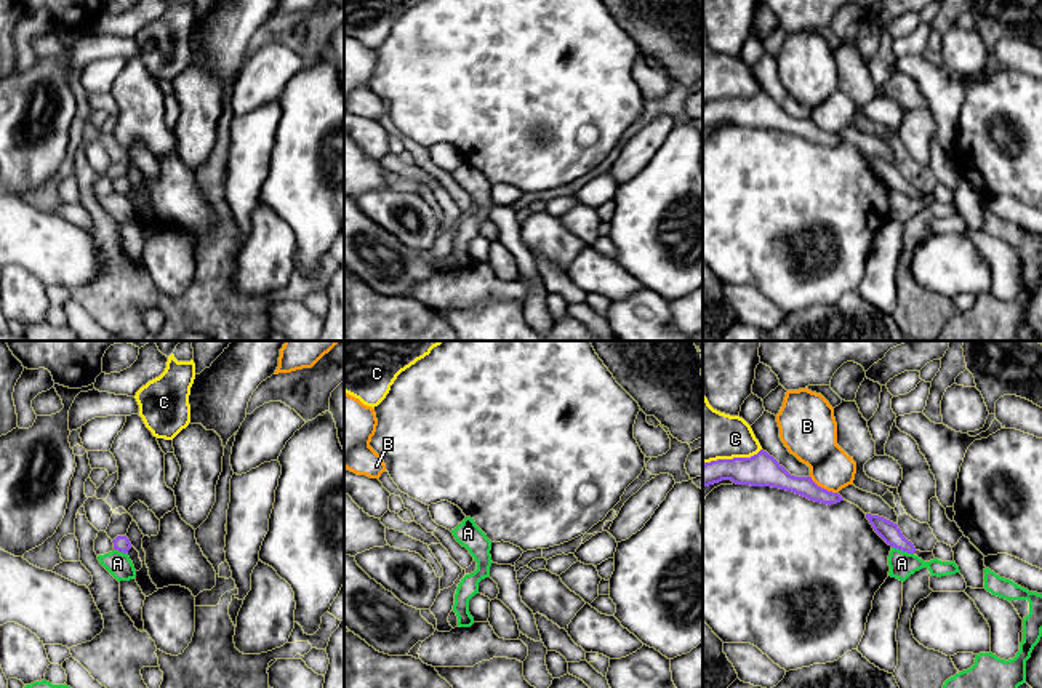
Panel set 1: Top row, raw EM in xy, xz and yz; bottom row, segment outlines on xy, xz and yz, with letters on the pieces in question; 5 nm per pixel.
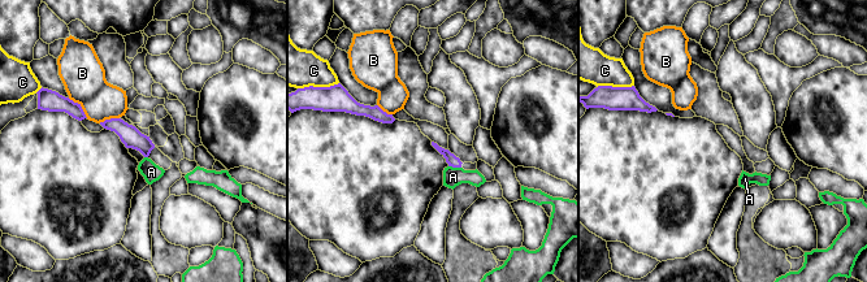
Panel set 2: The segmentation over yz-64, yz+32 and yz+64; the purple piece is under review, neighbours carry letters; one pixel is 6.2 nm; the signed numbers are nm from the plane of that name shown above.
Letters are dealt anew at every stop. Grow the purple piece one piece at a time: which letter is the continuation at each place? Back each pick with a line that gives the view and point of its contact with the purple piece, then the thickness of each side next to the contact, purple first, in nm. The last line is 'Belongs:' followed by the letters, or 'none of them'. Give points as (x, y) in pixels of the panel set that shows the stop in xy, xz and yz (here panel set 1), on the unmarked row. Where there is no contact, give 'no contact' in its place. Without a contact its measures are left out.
Belongs: none of them

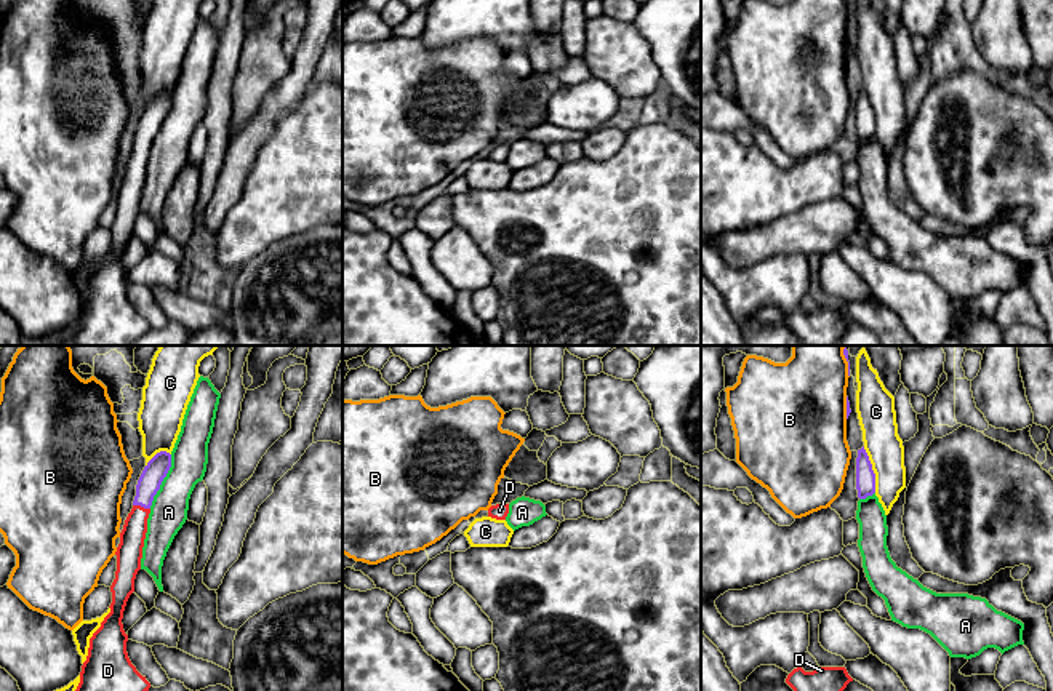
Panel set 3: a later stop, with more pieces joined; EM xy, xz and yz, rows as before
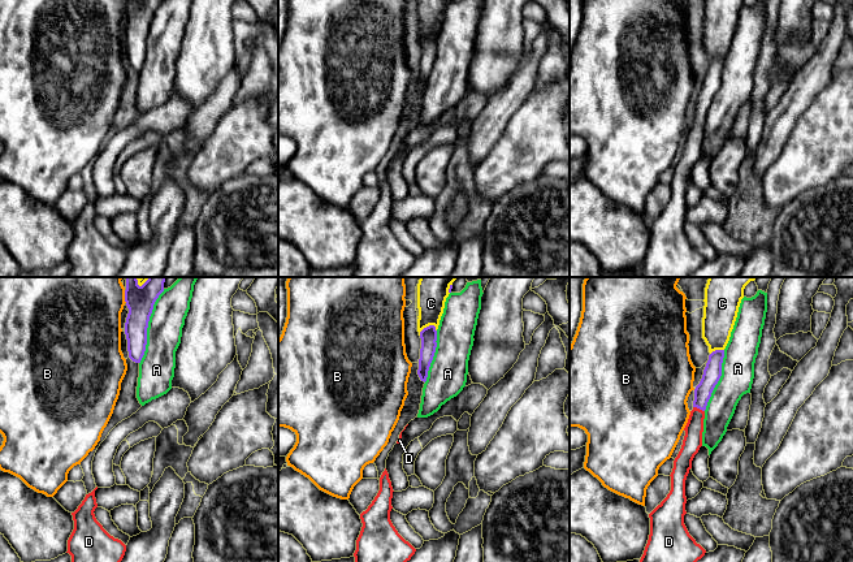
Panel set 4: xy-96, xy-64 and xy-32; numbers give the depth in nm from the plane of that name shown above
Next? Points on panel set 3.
D: xy (141, 147) | 120/130 nm
Belongs: D

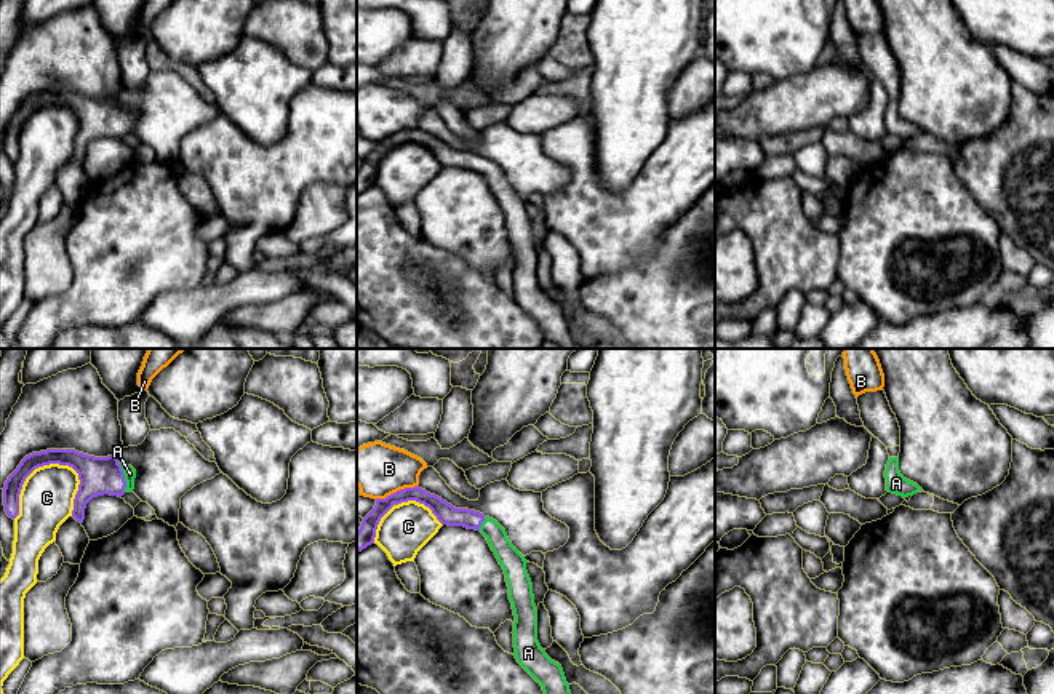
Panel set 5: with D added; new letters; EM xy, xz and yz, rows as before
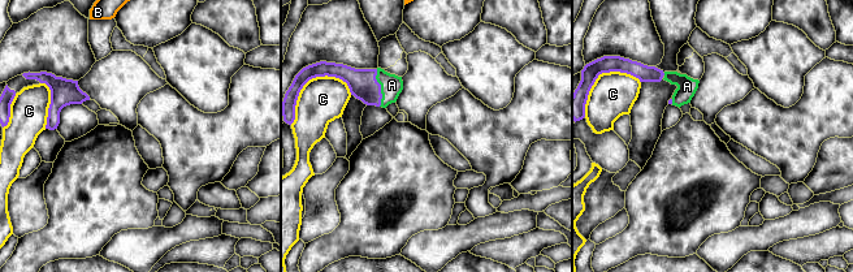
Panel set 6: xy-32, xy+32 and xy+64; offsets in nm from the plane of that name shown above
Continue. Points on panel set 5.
A: xy (123, 119) | 190/60 nm
Belongs: A

